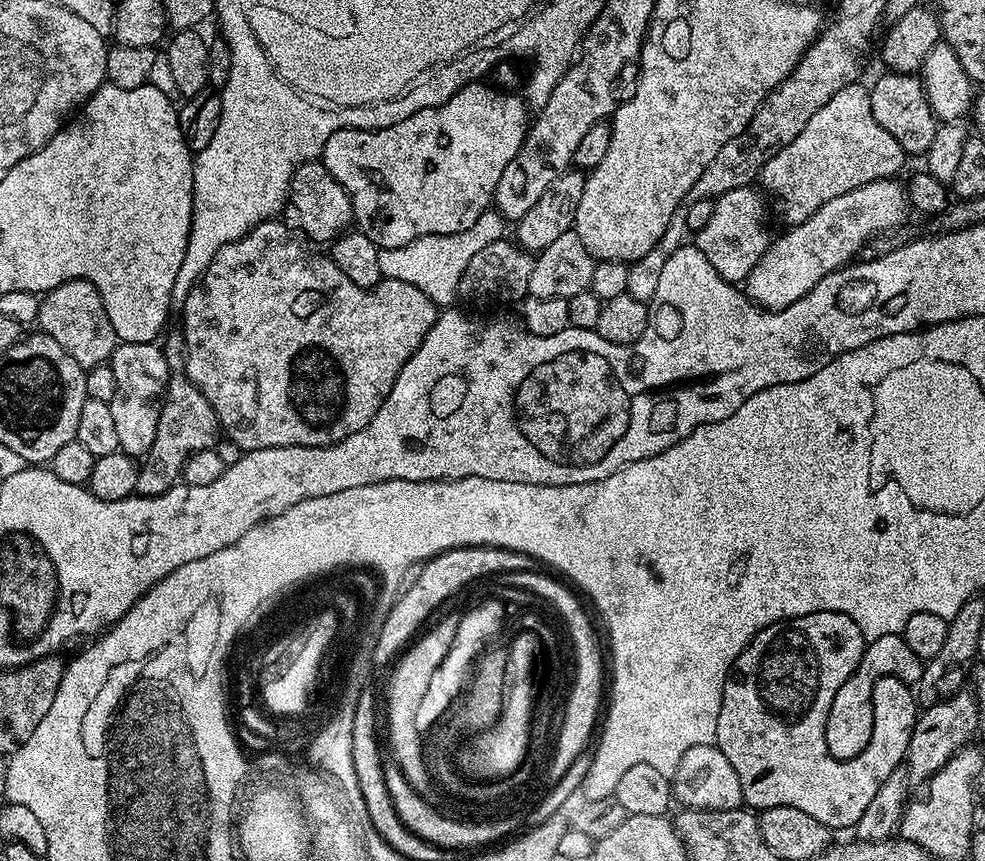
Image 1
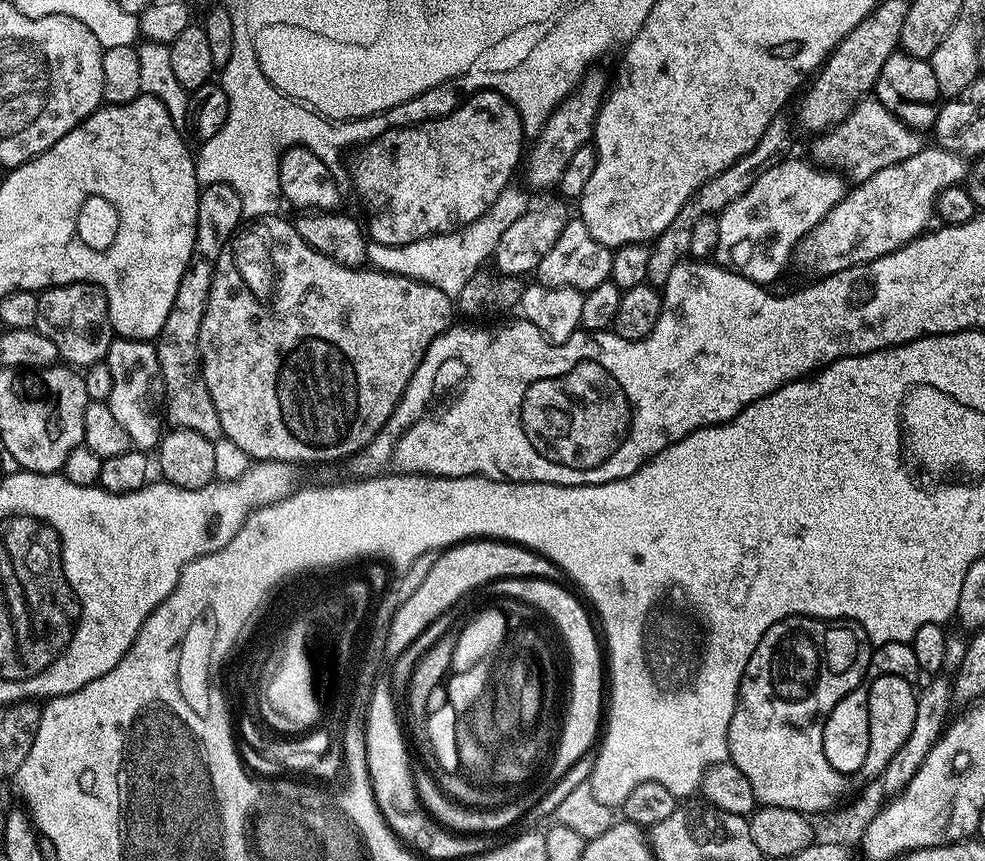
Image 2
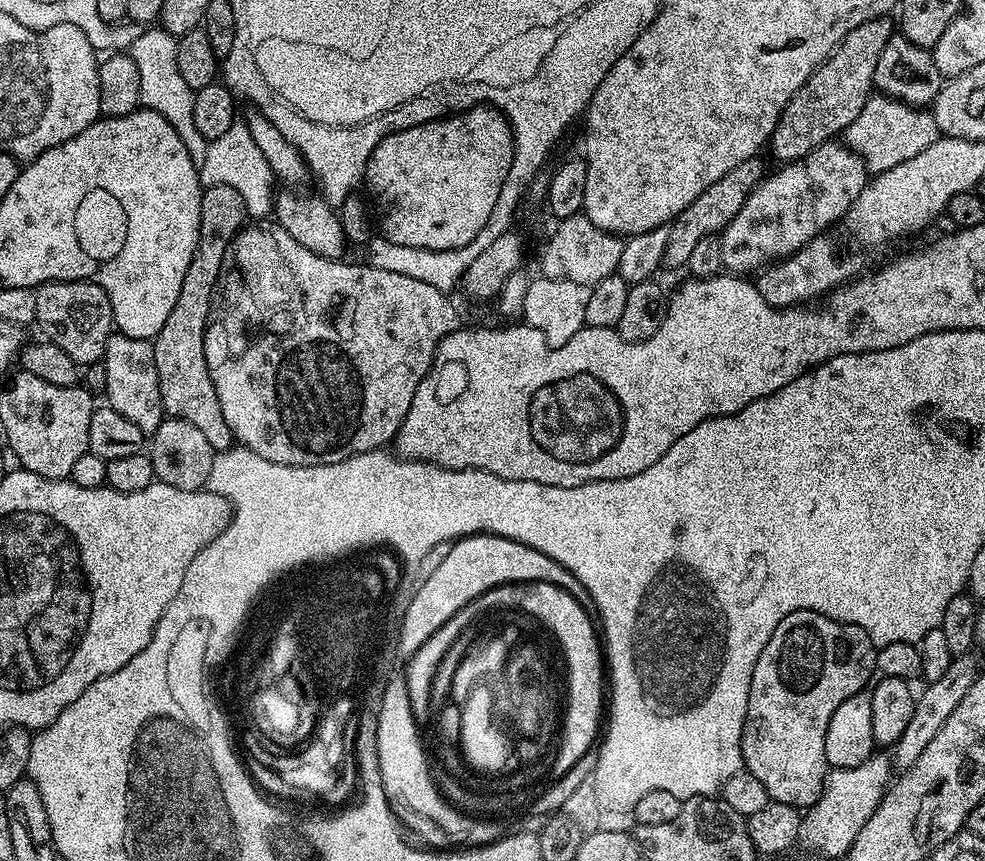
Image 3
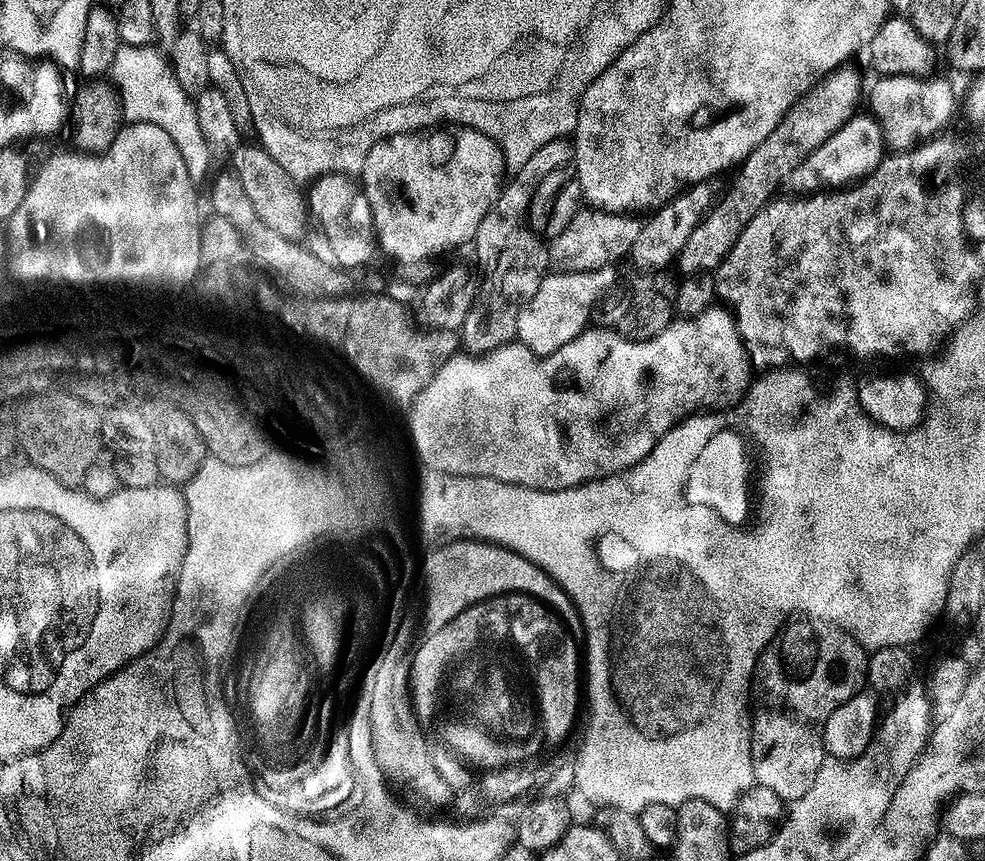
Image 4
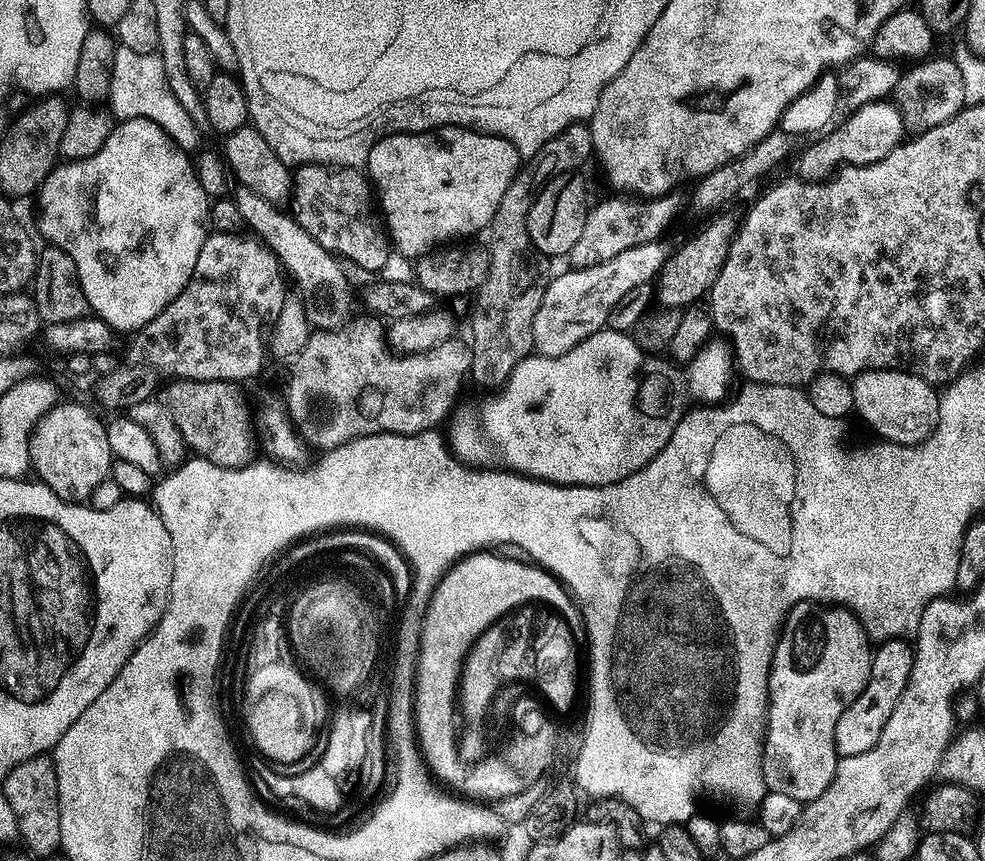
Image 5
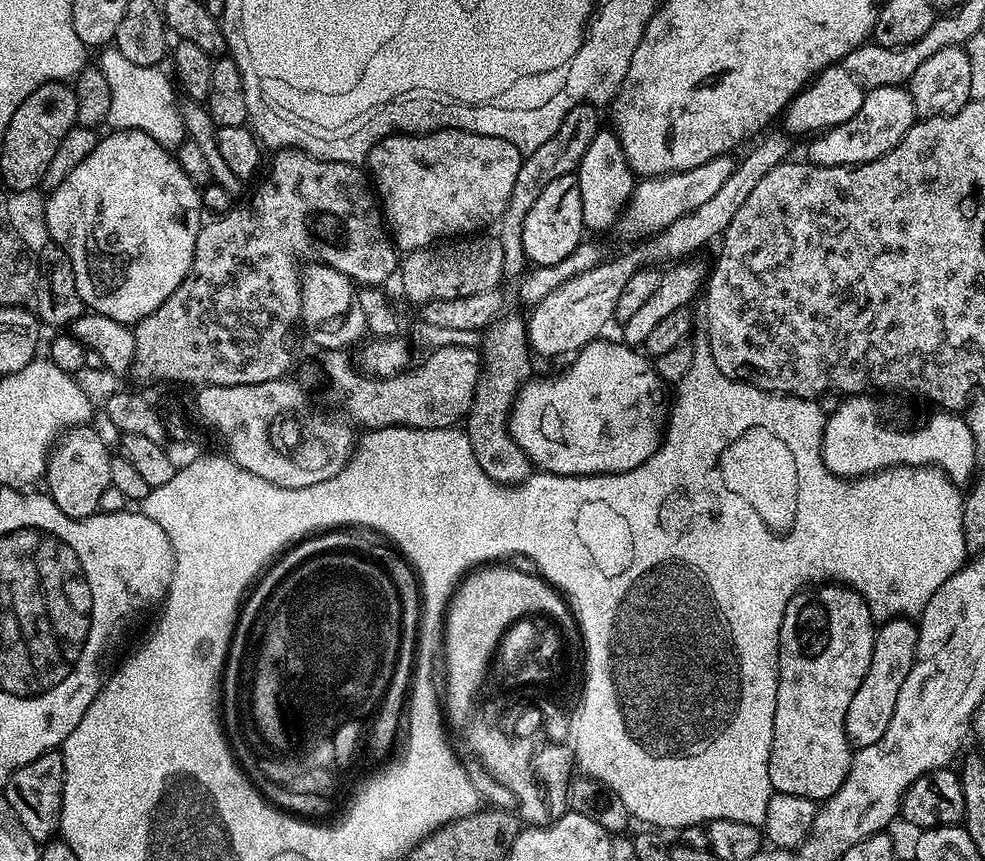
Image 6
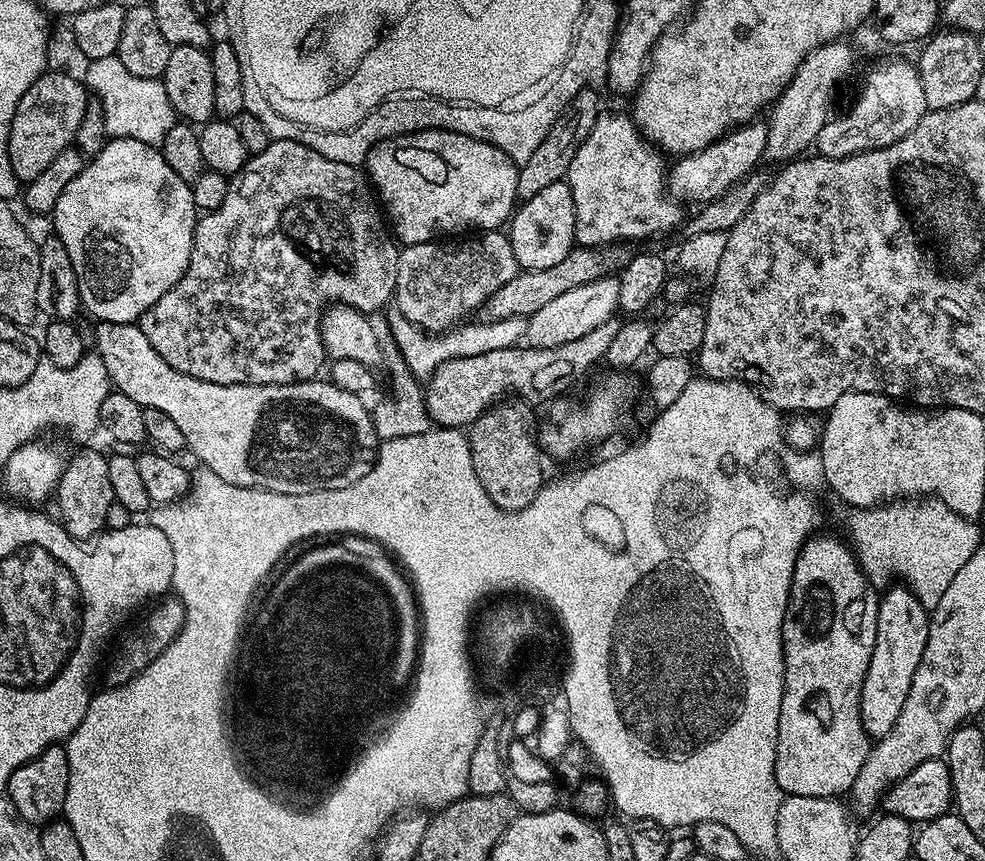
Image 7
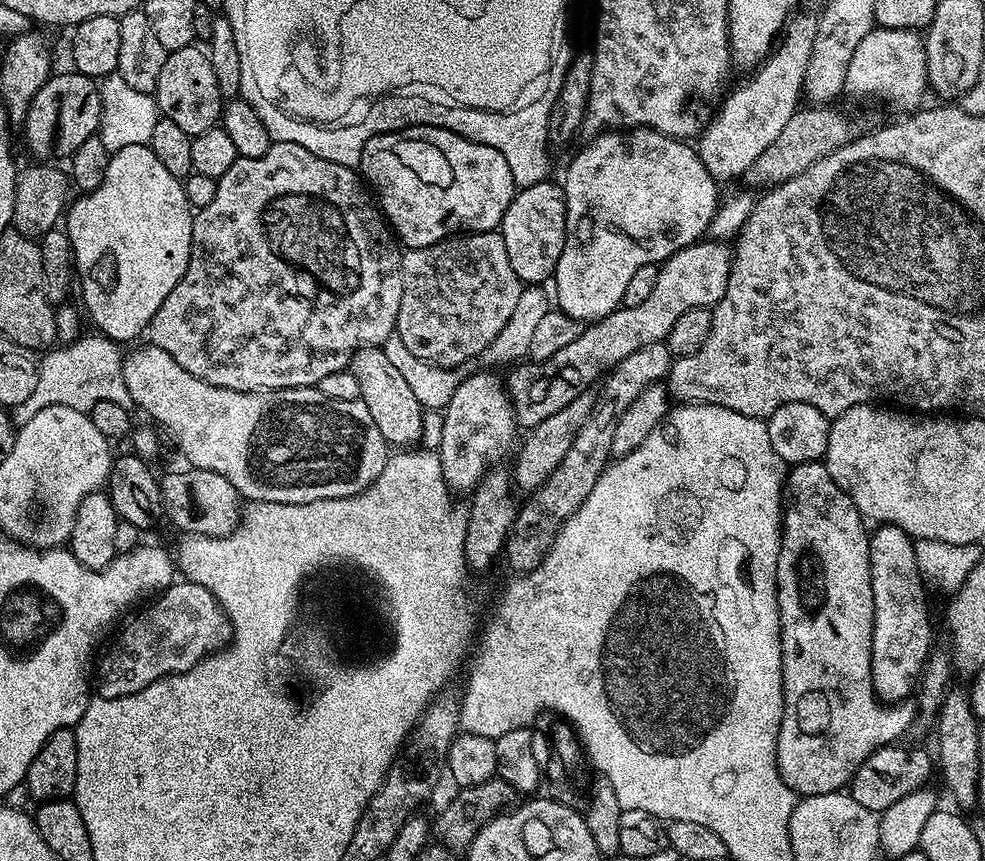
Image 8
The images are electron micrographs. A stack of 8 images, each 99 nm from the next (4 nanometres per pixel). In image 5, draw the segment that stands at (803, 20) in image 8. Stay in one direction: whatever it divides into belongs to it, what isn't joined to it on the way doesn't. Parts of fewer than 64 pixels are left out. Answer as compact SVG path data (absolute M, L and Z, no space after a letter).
M616 194L613 197L613 200L604 200L601 204L593 203L589 207L586 226L582 226L578 242L574 242L566 257L572 268L598 266L602 262L610 262L610 258L626 250L659 241L660 235L667 230L680 208L680 200L676 194L651 198L625 198Z

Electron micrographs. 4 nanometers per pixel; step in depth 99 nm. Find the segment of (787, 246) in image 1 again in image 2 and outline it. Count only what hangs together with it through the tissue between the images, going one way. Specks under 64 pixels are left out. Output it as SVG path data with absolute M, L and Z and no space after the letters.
M937 146L921 147L914 158L878 170L878 174L859 181L853 192L845 191L842 202L800 239L794 251L794 264L819 278L850 266L868 264L906 246L929 227L928 219L933 219L939 192L959 185L968 170L965 157Z

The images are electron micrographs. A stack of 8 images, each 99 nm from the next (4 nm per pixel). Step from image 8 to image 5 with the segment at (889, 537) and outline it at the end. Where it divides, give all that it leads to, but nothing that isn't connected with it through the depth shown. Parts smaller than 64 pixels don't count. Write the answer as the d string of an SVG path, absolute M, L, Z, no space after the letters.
M904 638L885 640L875 645L870 678L866 682L862 694L858 694L858 698L854 698L854 702L850 702L850 706L846 706L842 718L838 718L838 726L834 726L834 746L837 757L866 754L866 750L870 750L876 745L878 734L882 734L882 726L890 718L890 714L894 714L894 706L898 706L898 698L902 698L902 690L906 690L906 682L910 678L910 670L912 669L913 651L913 645Z

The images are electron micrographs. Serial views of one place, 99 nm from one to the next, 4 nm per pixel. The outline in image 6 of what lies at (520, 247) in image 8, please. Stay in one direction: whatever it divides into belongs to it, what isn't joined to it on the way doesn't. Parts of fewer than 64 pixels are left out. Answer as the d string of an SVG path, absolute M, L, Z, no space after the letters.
M575 175L554 178L554 182L550 182L550 186L542 190L534 206L530 206L530 214L526 214L526 222L522 226L522 246L525 257L536 266L548 267L557 264L570 255L585 236L582 190L578 190Z

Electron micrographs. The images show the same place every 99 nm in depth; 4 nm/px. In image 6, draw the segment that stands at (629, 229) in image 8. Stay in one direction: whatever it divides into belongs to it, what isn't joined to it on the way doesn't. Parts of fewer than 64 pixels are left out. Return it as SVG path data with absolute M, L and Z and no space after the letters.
M601 130L596 135L594 142L590 142L586 154L582 154L575 177L578 182L578 190L582 190L582 218L584 219L585 229L592 231L593 228L596 232L602 231L603 228L611 229L616 221L620 219L634 191L634 173L628 164L628 159L622 150L620 139L616 137L615 131Z

